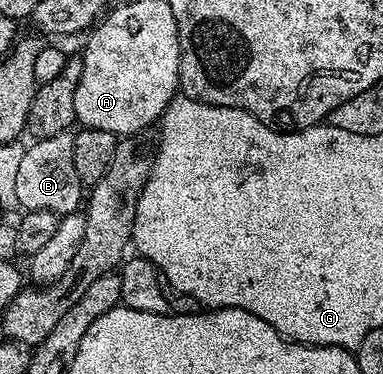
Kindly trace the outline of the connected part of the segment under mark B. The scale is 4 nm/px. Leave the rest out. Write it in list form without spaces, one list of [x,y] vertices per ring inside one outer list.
[[[70,131],[40,137],[26,145],[26,154],[20,159],[16,174],[16,199],[20,199],[23,210],[48,211],[57,215],[79,212],[84,201],[84,186],[80,175],[76,175],[73,146],[74,133]]]

